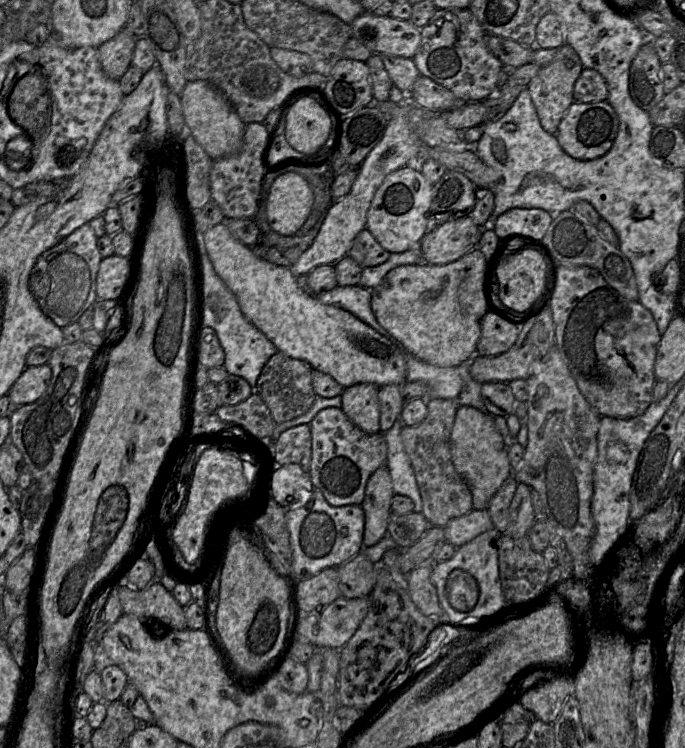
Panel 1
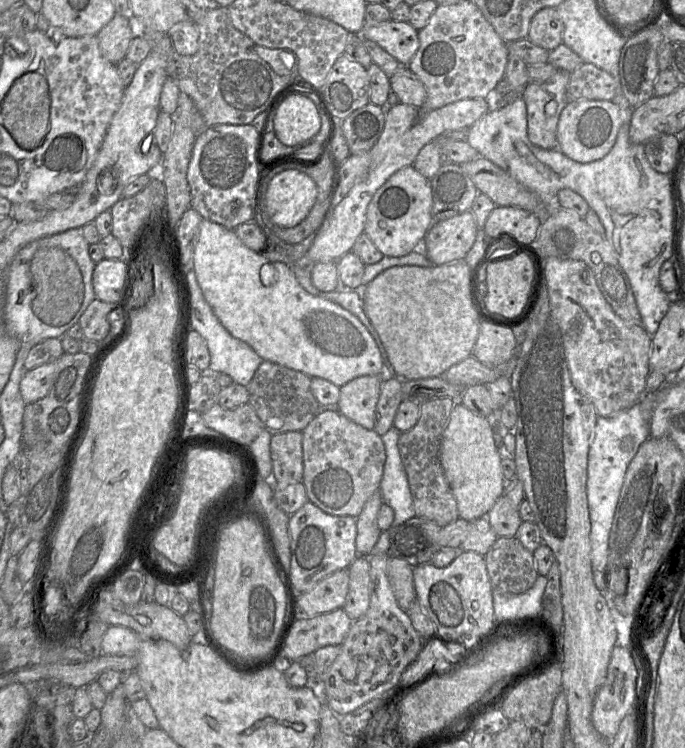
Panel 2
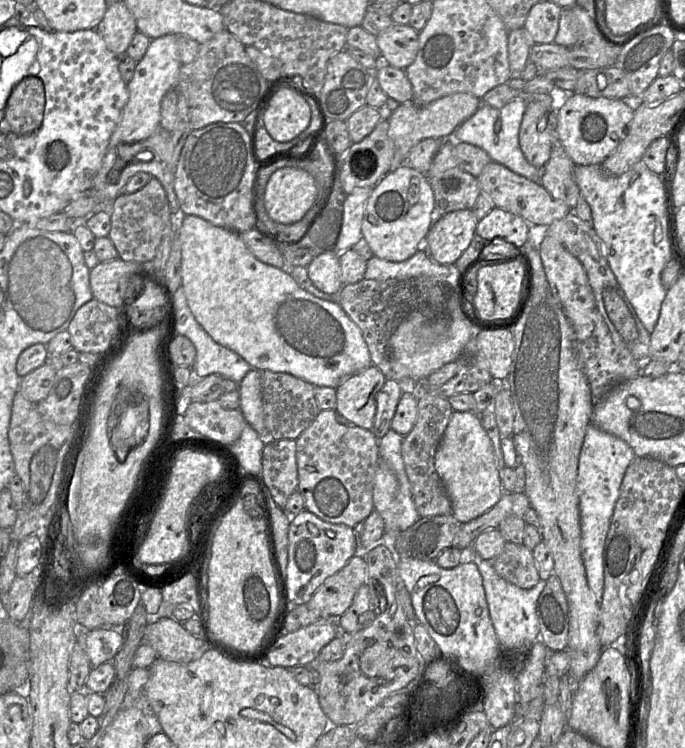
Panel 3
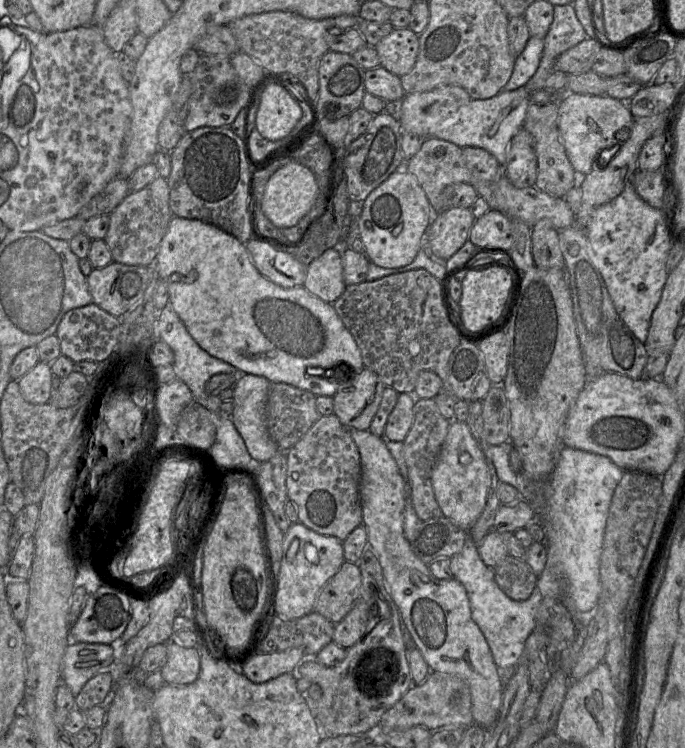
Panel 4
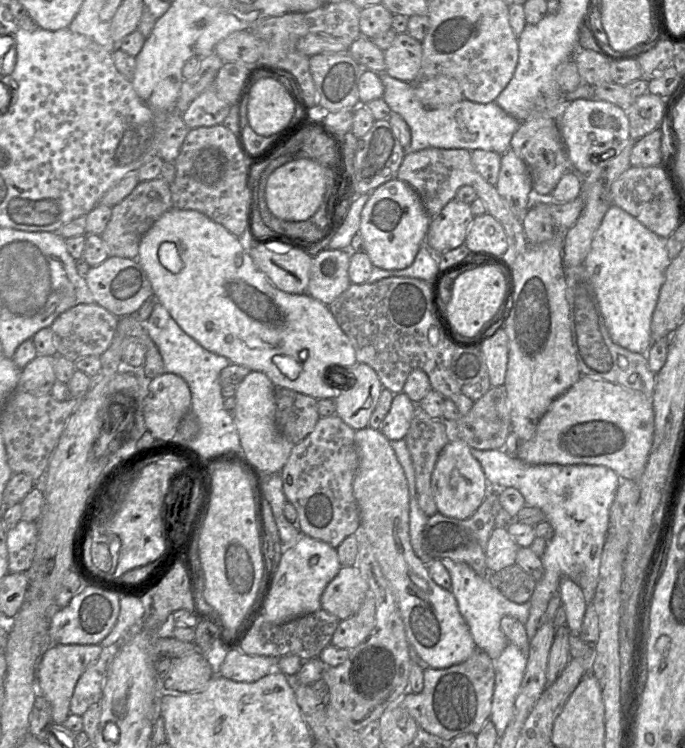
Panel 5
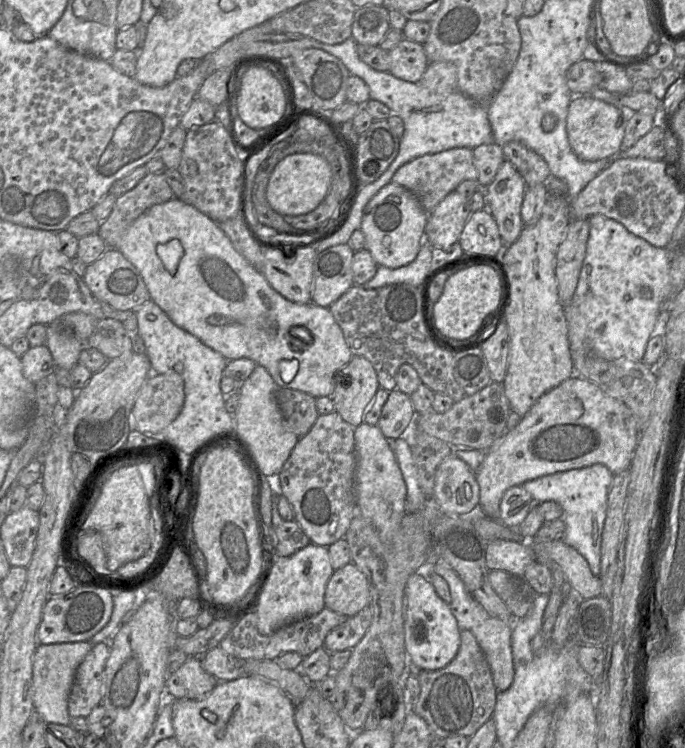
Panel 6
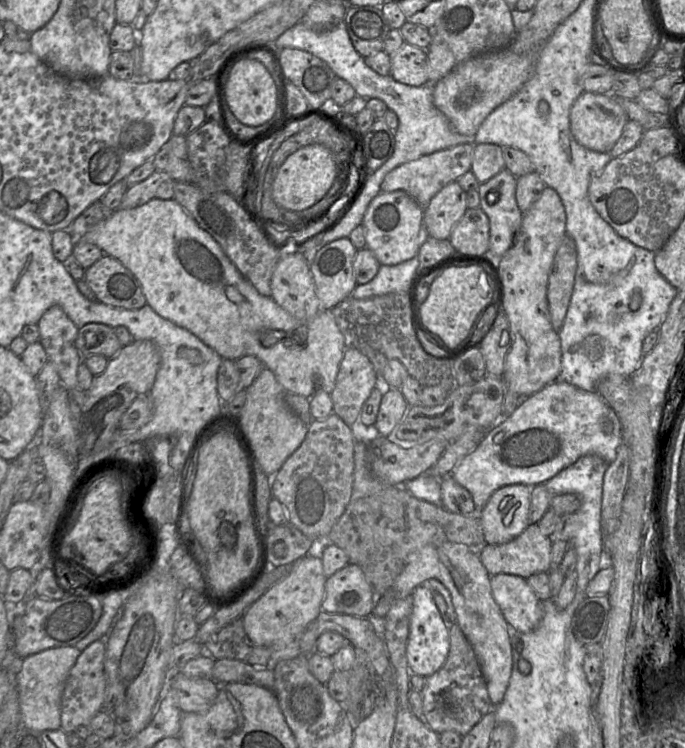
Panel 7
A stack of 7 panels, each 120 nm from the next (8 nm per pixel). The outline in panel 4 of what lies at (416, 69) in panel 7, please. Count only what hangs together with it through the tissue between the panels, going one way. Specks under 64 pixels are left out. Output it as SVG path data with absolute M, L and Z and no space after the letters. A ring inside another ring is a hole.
M393 28L374 48L380 65L399 77L407 74L414 66L419 50L419 35L410 28Z

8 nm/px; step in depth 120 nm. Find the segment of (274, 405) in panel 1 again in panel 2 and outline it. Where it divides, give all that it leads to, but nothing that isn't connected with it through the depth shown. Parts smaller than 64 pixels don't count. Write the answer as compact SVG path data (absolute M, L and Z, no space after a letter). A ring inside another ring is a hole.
M262 361L246 386L248 403L271 434L301 431L318 414L319 403L311 391L311 377L279 364Z

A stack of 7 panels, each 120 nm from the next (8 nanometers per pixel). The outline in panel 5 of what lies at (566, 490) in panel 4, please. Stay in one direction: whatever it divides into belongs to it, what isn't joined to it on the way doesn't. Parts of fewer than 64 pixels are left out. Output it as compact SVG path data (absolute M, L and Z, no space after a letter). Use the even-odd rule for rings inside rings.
M471 448L471 454L480 463L492 490L501 490L507 487L517 489L523 495L526 506L540 508L554 529L554 535L541 557L544 575L536 583L535 590L530 598L529 617L524 624L528 639L531 641L540 625L543 624L541 617L545 613L550 599L559 593L559 582L562 577L568 577L576 583L581 588L587 604L592 603L600 575L603 547L608 534L610 509L621 483L621 478L615 471L603 465L529 464L516 456L507 454L504 449L478 450Z

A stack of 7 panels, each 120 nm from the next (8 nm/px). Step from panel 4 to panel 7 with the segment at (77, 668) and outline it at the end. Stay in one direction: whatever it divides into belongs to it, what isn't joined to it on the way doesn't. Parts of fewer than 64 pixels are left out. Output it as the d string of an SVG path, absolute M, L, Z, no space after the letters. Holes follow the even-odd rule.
M61 646L21 659L17 667L16 687L22 726L39 732L61 728L62 693L69 672L80 653L75 646Z

